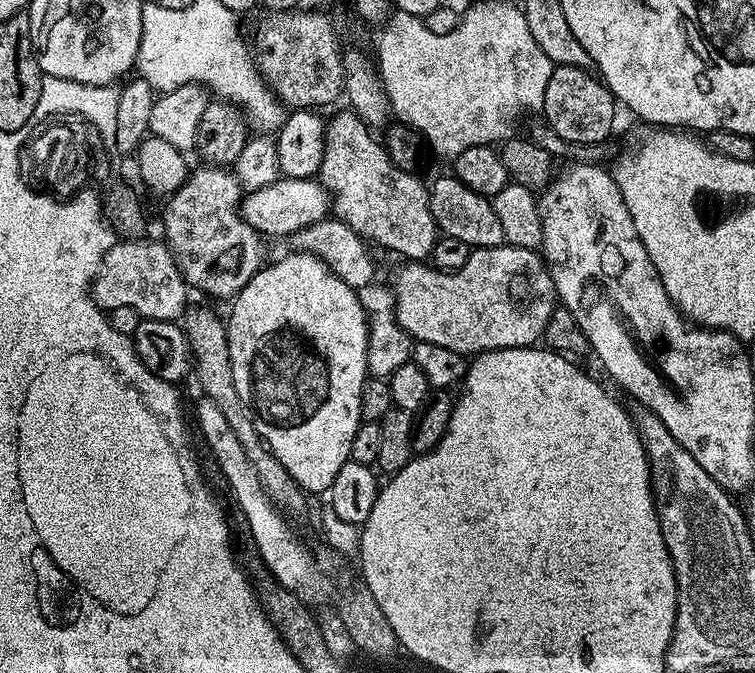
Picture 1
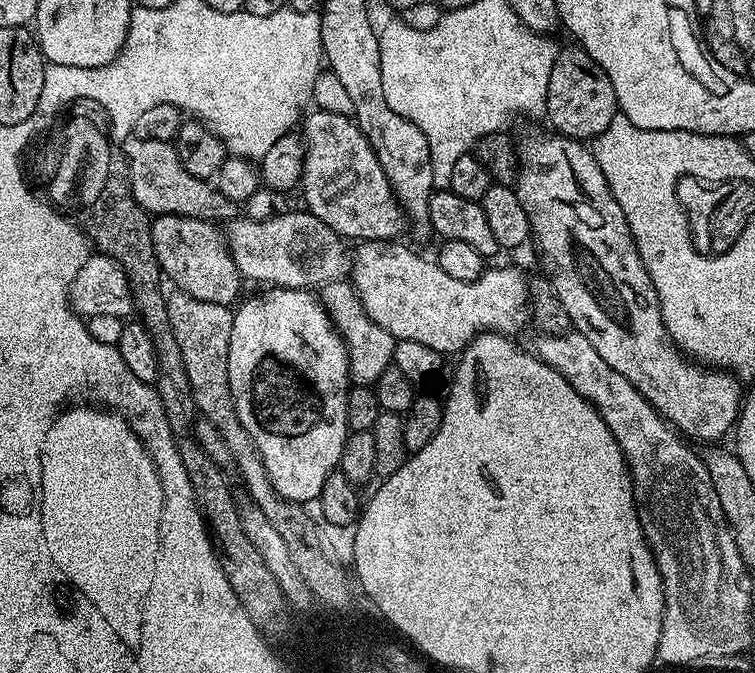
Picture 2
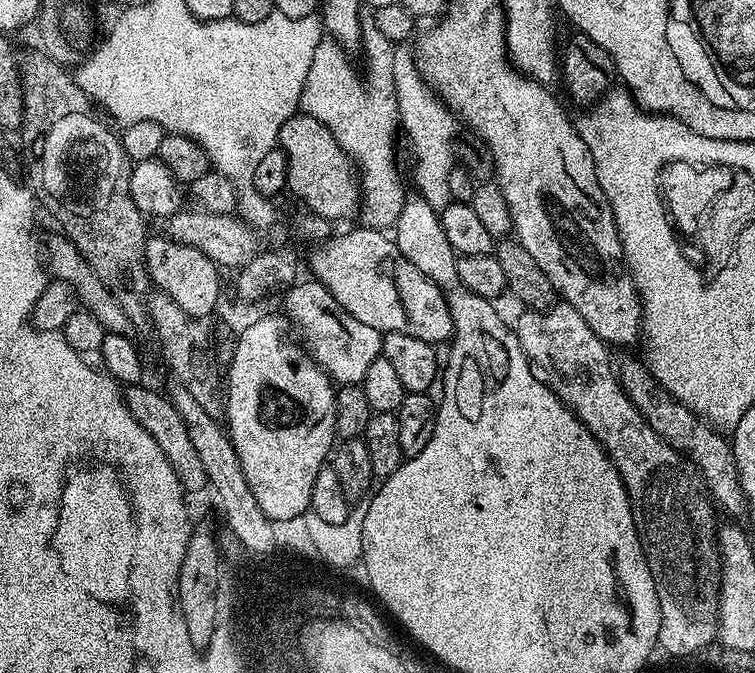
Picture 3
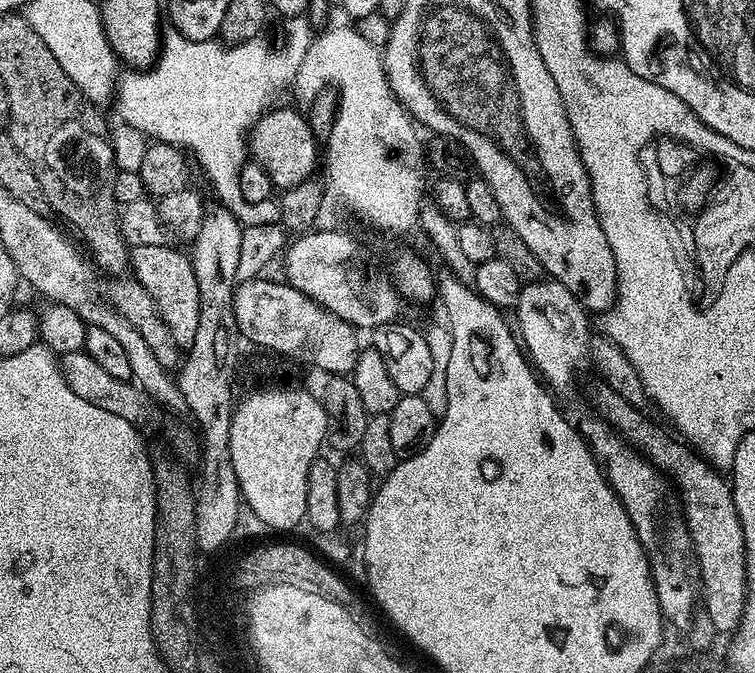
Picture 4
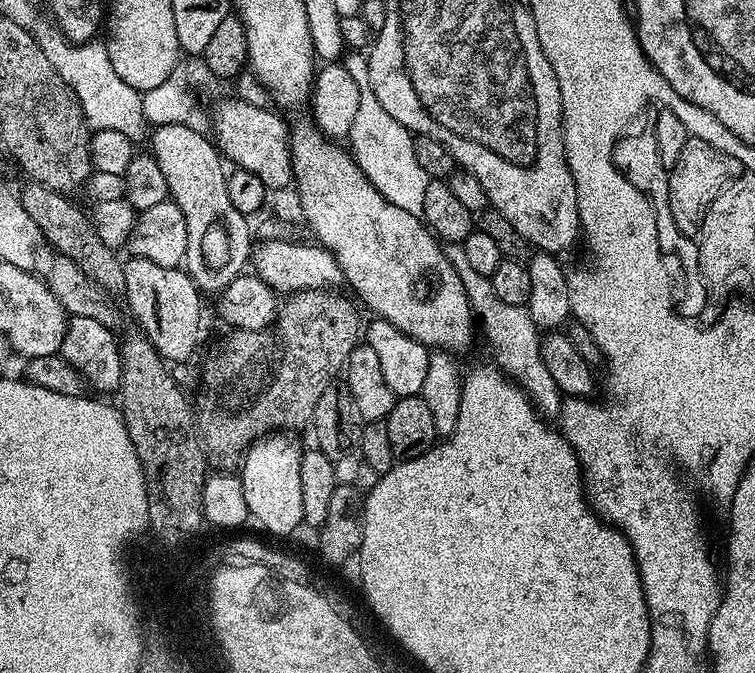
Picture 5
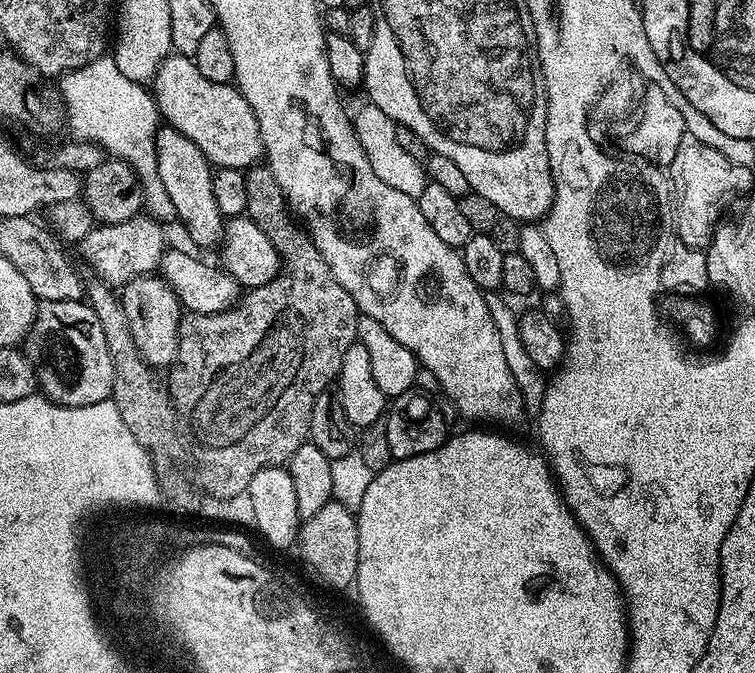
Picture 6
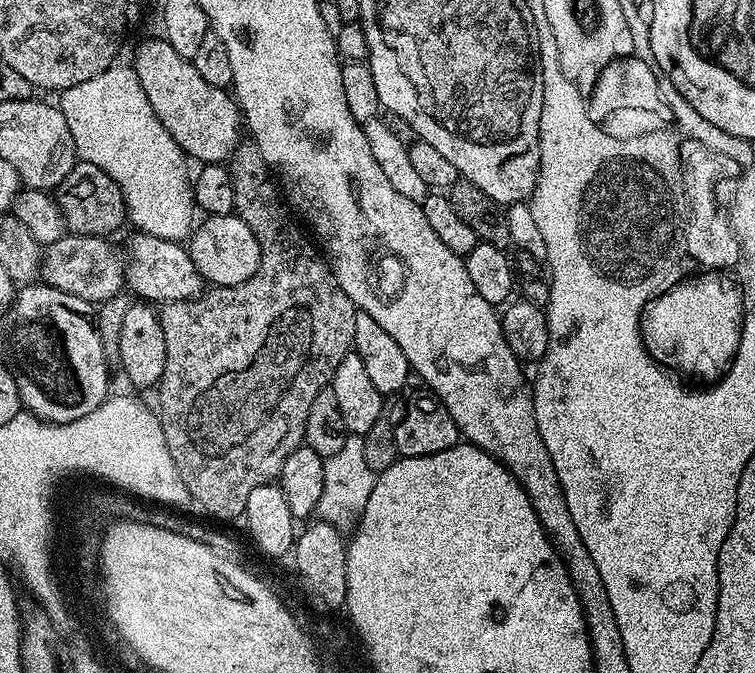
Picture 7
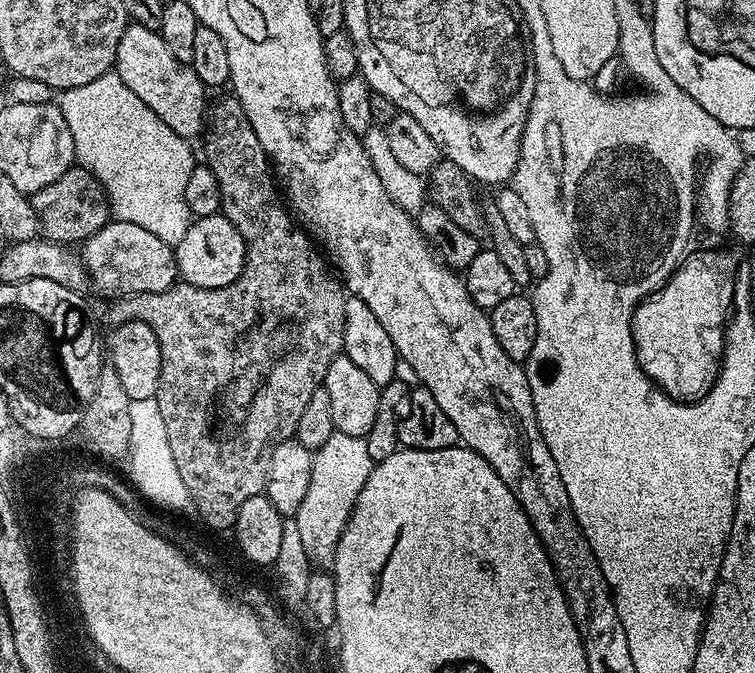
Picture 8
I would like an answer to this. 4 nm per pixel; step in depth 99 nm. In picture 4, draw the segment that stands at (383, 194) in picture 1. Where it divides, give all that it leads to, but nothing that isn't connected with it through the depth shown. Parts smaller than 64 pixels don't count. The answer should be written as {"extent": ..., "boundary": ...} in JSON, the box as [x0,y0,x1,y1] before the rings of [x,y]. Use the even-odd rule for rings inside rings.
{"extent":[248,106,318,190],"boundary":[[[276,106],[265,112],[259,122],[252,127],[252,131],[248,133],[248,150],[251,159],[258,161],[270,174],[273,189],[285,190],[296,187],[314,176],[318,168],[318,154],[316,158],[318,139],[303,111],[295,107],[292,107],[293,109],[280,107]]]}

